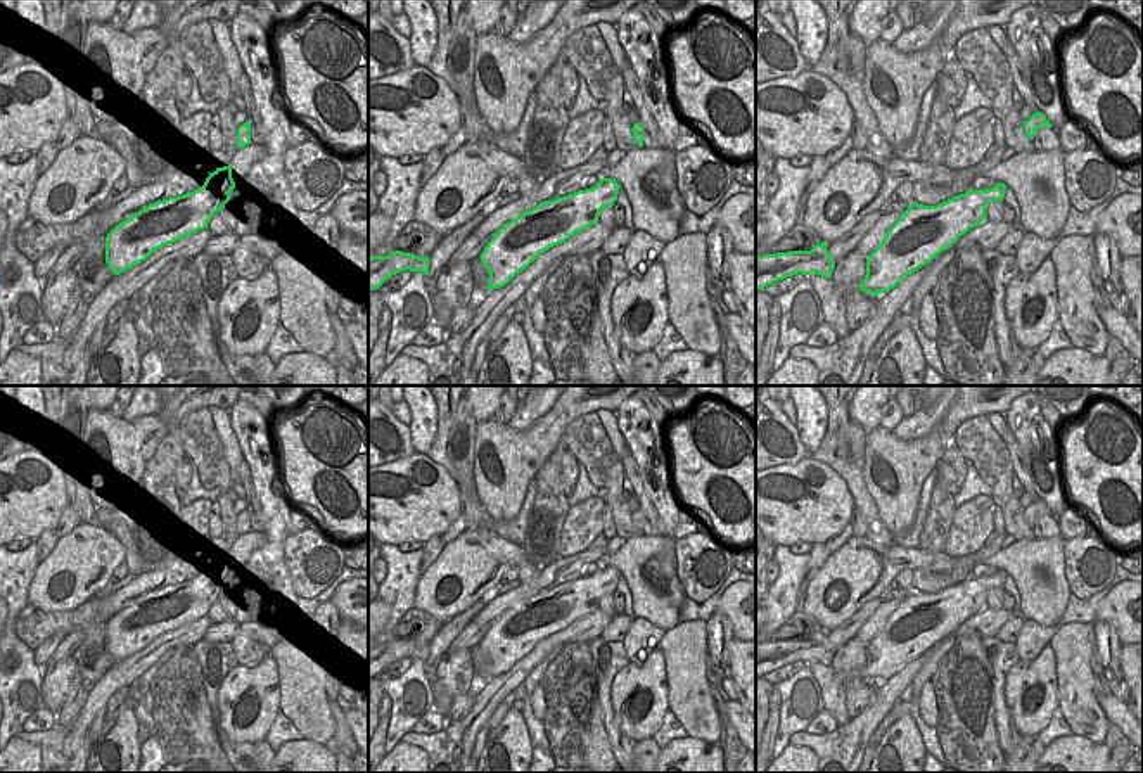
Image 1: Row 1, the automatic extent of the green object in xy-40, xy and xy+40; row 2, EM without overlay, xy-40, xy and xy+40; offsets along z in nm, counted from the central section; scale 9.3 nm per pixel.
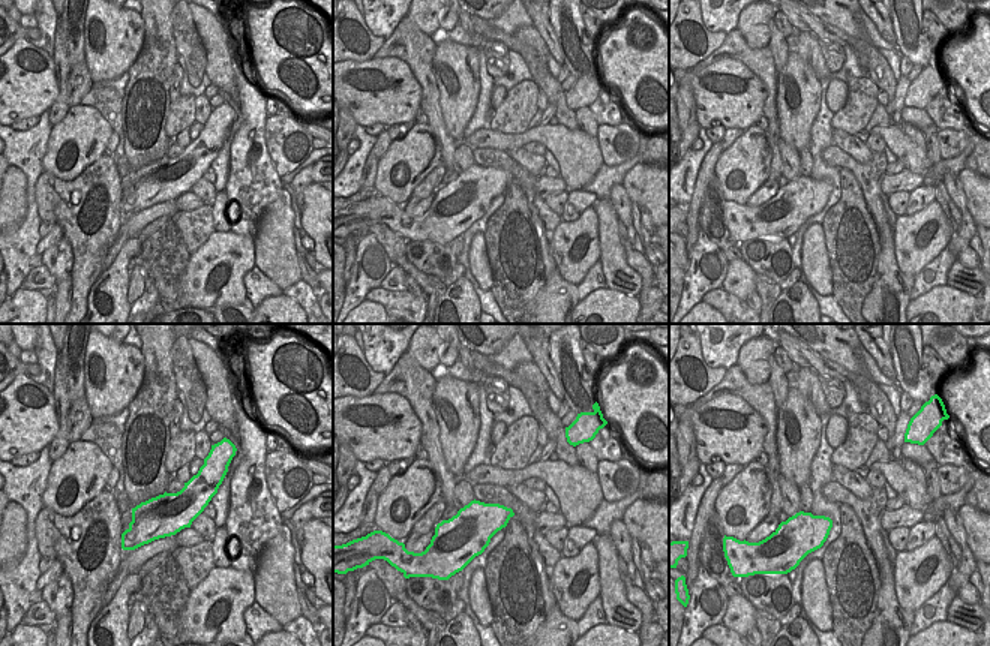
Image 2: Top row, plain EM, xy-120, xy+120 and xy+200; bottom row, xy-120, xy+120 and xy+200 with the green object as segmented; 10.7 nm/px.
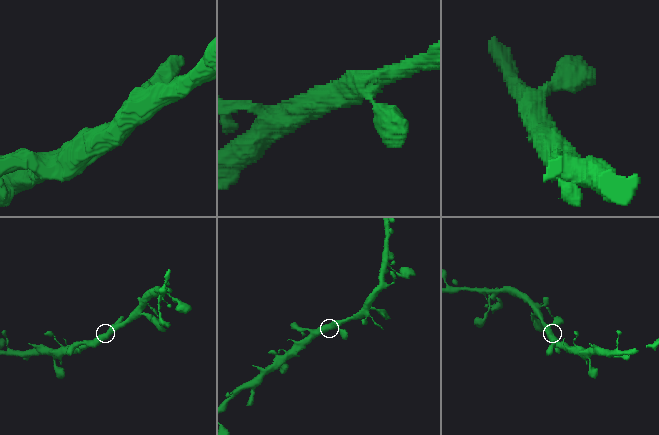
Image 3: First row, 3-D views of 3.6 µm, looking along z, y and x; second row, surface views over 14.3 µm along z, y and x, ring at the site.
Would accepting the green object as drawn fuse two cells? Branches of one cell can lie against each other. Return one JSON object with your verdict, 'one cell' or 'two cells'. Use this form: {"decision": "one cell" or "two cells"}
{"decision": "one cell"}

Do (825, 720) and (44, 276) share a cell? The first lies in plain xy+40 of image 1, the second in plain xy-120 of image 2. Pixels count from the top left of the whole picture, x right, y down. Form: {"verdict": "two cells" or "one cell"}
{"verdict": "one cell"}

